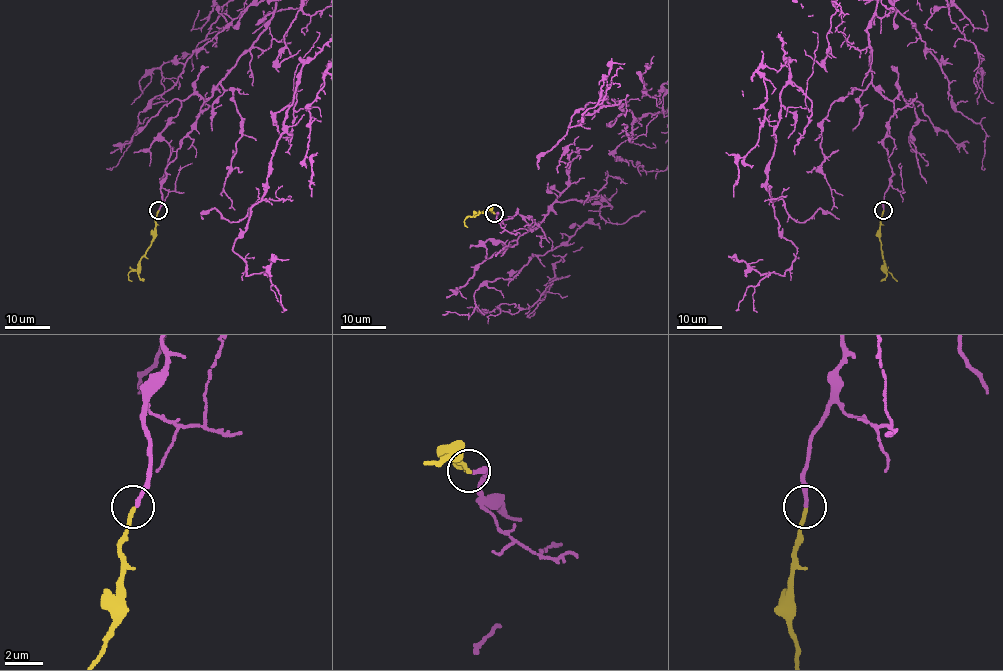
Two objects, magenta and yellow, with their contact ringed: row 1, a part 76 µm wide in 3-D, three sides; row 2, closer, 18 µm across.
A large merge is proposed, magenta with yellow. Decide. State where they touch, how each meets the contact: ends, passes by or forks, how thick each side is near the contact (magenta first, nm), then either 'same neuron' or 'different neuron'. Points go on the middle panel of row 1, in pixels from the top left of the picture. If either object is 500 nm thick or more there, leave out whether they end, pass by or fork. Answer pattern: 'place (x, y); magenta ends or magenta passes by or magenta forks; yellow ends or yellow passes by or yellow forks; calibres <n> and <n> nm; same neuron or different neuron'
place (494, 213); magenta ends; yellow ends; calibres 200 and 200 nm; same neuron

